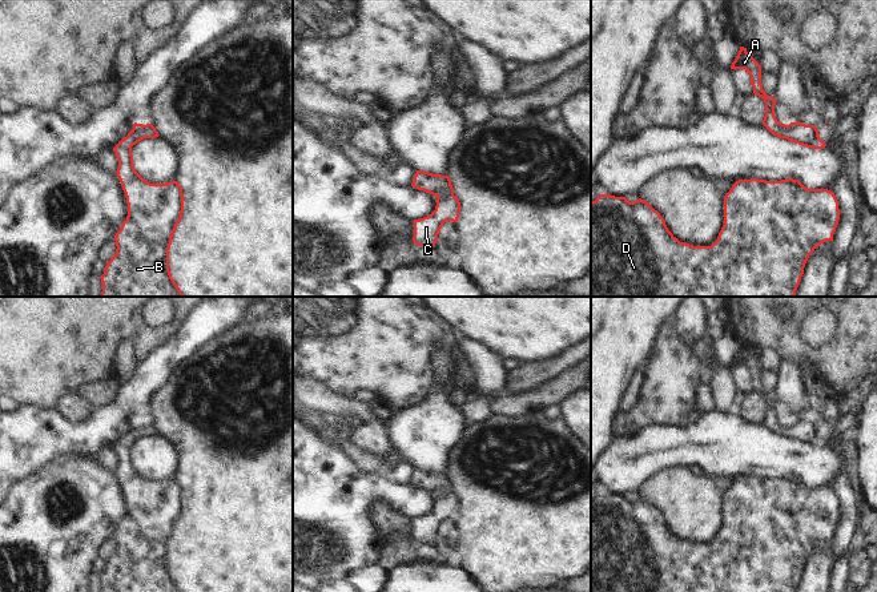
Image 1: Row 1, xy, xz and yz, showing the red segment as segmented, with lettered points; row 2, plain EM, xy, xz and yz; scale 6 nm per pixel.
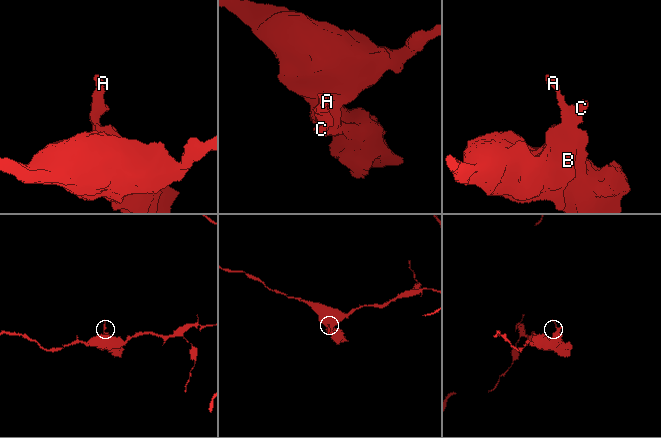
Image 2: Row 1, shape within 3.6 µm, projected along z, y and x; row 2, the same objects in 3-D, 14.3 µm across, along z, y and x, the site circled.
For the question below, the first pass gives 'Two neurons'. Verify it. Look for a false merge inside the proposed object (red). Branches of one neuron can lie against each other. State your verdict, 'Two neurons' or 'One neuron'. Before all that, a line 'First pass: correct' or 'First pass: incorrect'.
First pass: incorrect
One neuron.

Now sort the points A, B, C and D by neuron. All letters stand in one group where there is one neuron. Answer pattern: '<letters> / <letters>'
A B C D

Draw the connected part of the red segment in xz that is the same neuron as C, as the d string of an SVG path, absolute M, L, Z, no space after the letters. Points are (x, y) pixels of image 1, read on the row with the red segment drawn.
M417 170L411 186L437 197L435 210L427 217L414 220L413 237L413 242L418 246L435 246L443 223L458 221L460 202L454 194L448 176Z

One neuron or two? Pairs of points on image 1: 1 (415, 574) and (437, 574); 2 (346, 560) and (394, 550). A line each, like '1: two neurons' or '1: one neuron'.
1: one neuron
2: two neurons

